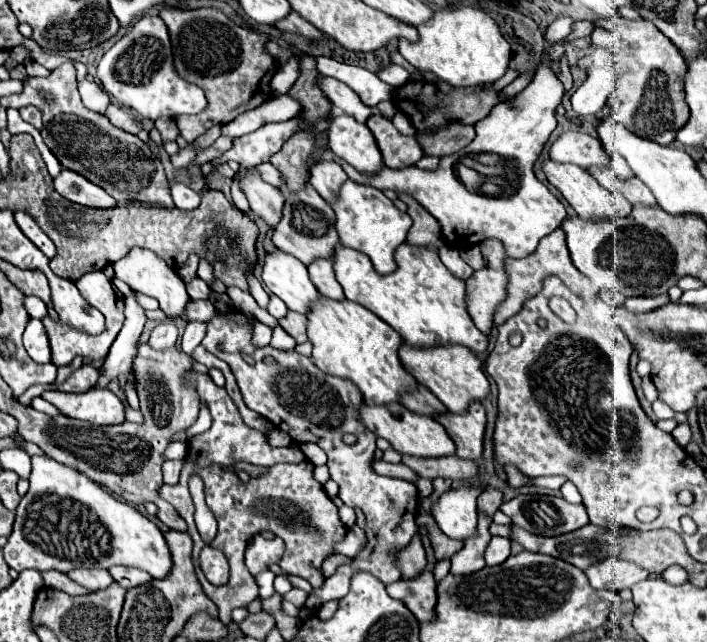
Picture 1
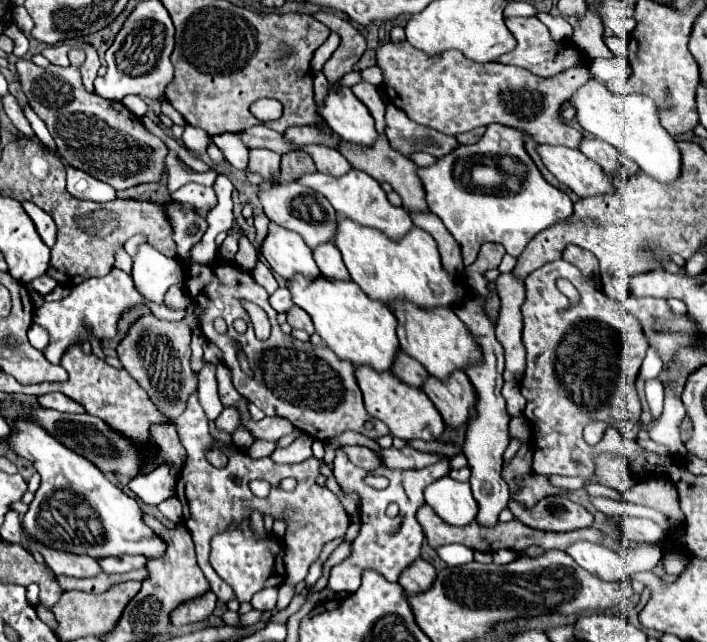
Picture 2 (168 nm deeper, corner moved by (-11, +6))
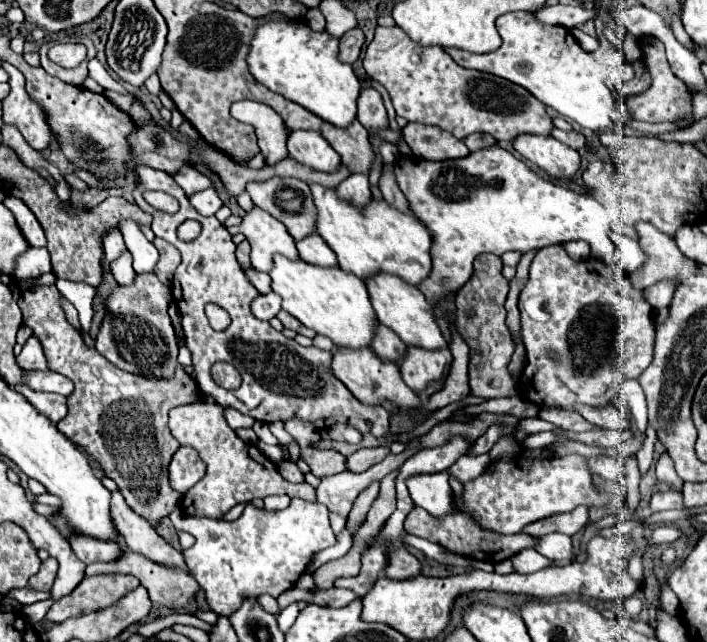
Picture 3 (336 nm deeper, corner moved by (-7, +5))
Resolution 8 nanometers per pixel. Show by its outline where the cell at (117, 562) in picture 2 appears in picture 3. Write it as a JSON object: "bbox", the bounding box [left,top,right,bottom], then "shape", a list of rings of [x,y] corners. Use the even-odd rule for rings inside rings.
{"bbox":[69,536,123,564],"shape":[[[71,536],[69,544],[73,546],[73,552],[85,564],[113,562],[115,558],[123,556],[123,546],[117,542],[101,542],[101,540],[93,540],[89,536]]]}

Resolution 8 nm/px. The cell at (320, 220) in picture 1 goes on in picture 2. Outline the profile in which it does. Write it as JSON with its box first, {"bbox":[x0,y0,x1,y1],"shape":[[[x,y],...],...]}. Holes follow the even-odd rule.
{"bbox":[257,181,337,249],"shape":[[[293,181],[293,183],[279,183],[273,187],[261,187],[257,197],[259,197],[269,221],[273,221],[277,225],[285,225],[287,229],[299,233],[311,249],[319,243],[333,241],[337,213],[321,193],[315,193],[313,189],[307,189],[305,185]]]}

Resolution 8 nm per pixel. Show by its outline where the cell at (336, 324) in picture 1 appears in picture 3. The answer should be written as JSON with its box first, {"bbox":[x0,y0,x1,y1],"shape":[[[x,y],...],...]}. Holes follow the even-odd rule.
{"bbox":[269,256,379,350],"shape":[[[285,256],[273,258],[275,268],[269,272],[271,288],[283,298],[283,310],[295,316],[301,324],[333,340],[339,348],[359,350],[371,348],[379,320],[371,306],[365,282],[355,274],[347,274],[341,268],[319,268],[303,260],[291,262]]]}

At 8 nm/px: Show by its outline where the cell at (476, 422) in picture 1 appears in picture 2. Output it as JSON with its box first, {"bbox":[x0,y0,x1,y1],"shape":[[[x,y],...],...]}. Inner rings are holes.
{"bbox":[421,369,475,427],"shape":[[[457,369],[443,381],[429,375],[421,389],[433,401],[447,425],[459,427],[469,421],[469,409],[475,405],[475,393],[465,371]]]}

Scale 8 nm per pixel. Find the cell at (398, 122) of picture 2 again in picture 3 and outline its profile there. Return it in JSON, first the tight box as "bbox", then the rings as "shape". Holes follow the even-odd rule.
{"bbox":[403,122,467,160],"shape":[[[409,122],[403,128],[403,138],[411,146],[413,154],[423,160],[447,160],[467,156],[467,146],[437,126],[425,126]]]}

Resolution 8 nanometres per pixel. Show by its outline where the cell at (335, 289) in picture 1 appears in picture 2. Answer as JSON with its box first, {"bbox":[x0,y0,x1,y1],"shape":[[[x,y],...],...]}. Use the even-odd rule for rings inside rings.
{"bbox":[313,241,349,281],"shape":[[[331,241],[317,245],[313,249],[313,259],[315,259],[317,267],[321,269],[321,275],[325,275],[329,279],[349,281],[349,271],[341,259],[341,253]]]}

